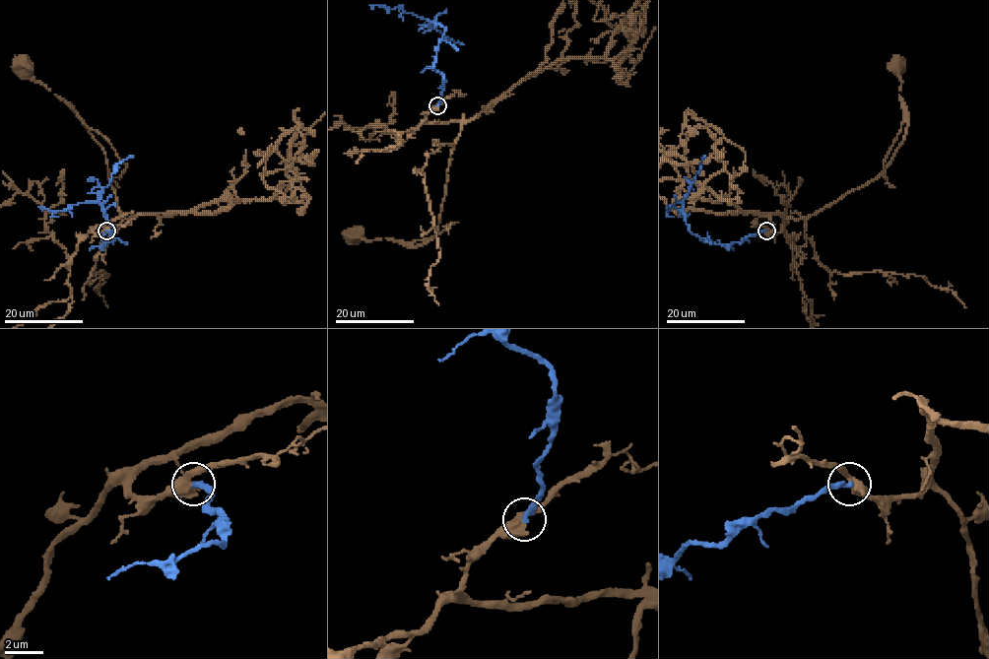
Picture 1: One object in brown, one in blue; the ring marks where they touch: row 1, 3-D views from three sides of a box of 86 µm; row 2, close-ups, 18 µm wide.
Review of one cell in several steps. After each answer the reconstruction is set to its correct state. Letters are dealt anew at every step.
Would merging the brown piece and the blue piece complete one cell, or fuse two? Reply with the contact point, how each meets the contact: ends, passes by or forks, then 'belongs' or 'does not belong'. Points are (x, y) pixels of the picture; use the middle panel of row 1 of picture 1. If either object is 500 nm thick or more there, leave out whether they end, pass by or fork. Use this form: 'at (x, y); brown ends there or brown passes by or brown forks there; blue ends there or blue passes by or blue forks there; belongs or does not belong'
at (437, 105); brown passes by; blue ends there; does not belong

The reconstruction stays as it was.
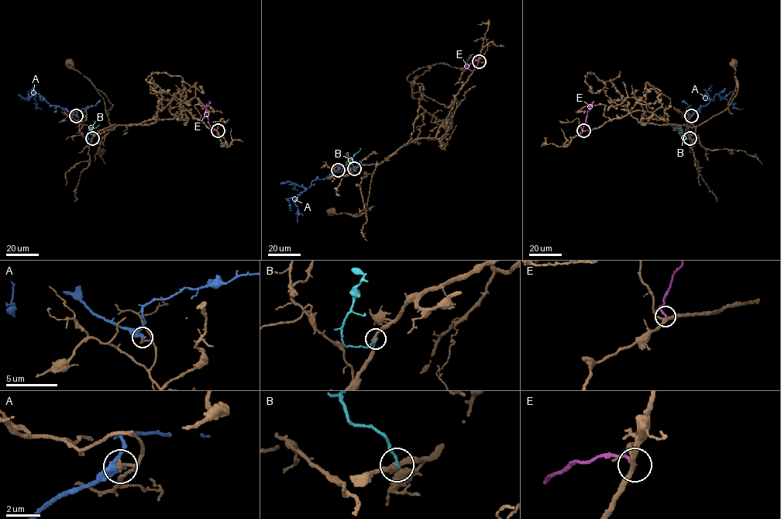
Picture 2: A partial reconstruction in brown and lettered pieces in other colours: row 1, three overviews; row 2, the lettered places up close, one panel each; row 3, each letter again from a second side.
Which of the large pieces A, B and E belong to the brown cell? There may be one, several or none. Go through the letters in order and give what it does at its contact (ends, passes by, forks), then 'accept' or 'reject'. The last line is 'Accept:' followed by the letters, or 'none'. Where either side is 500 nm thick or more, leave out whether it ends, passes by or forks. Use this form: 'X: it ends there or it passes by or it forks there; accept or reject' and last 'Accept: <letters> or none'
A: it passes by; reject
B: it ends there; reject
E: it ends there; reject
Accept: none

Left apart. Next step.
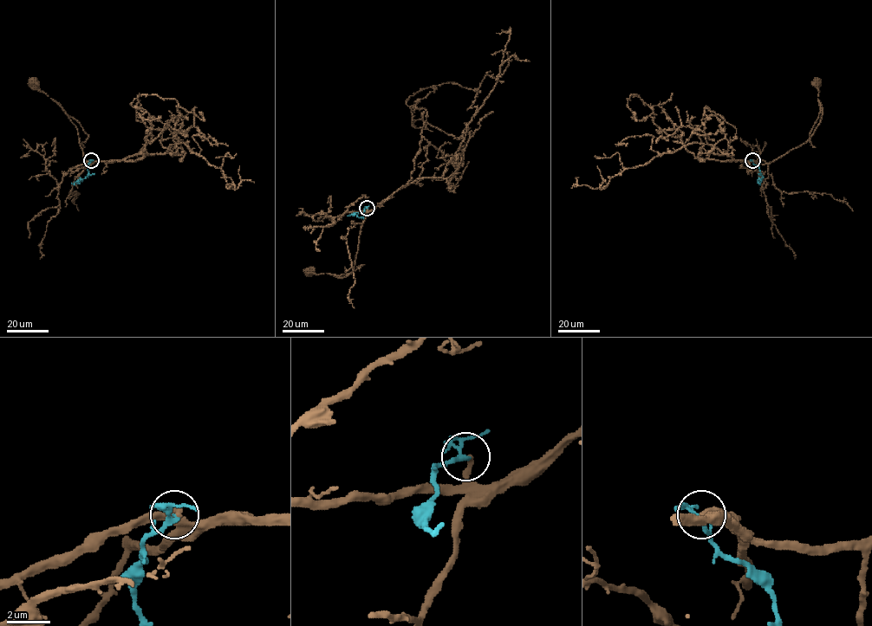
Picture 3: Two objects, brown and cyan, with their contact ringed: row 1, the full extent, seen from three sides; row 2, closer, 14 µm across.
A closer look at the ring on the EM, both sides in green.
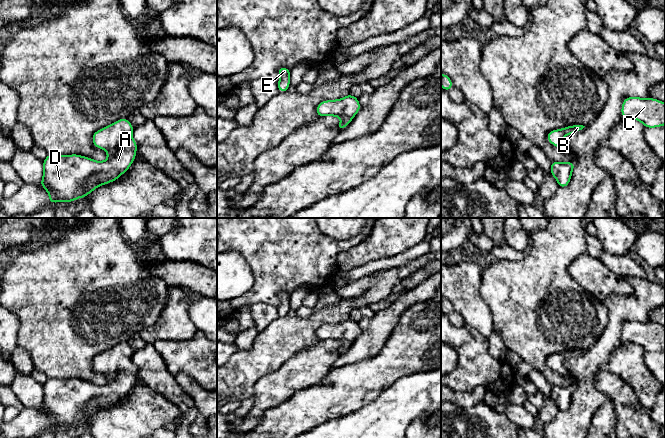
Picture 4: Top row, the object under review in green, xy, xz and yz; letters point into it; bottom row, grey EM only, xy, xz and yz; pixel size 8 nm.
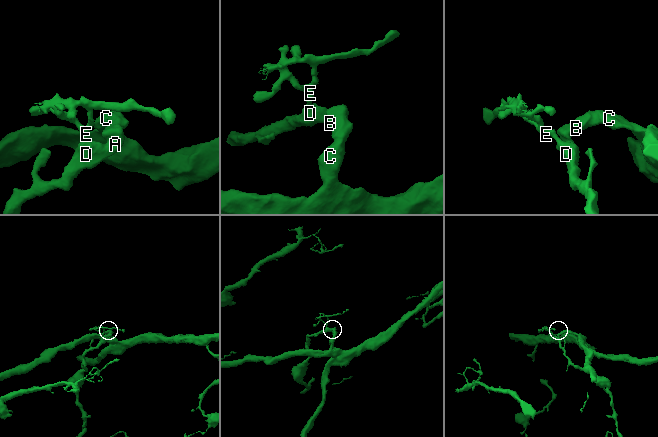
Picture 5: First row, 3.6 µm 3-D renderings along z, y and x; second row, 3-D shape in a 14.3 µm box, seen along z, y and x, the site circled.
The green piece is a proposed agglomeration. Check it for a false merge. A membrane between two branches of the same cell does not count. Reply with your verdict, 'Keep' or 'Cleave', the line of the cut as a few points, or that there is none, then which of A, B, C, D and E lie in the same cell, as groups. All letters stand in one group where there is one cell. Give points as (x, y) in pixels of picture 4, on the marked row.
Keep. No split. Groups: A B C D E

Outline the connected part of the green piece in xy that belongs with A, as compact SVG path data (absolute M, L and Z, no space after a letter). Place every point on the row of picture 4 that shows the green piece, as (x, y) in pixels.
M127 118L119 119L99 131L95 131L92 142L96 148L104 149L108 155L105 161L96 161L82 155L48 154L43 161L43 178L40 185L48 192L49 202L73 202L84 198L100 185L117 180L131 166L136 158L137 143L132 137L134 126Z

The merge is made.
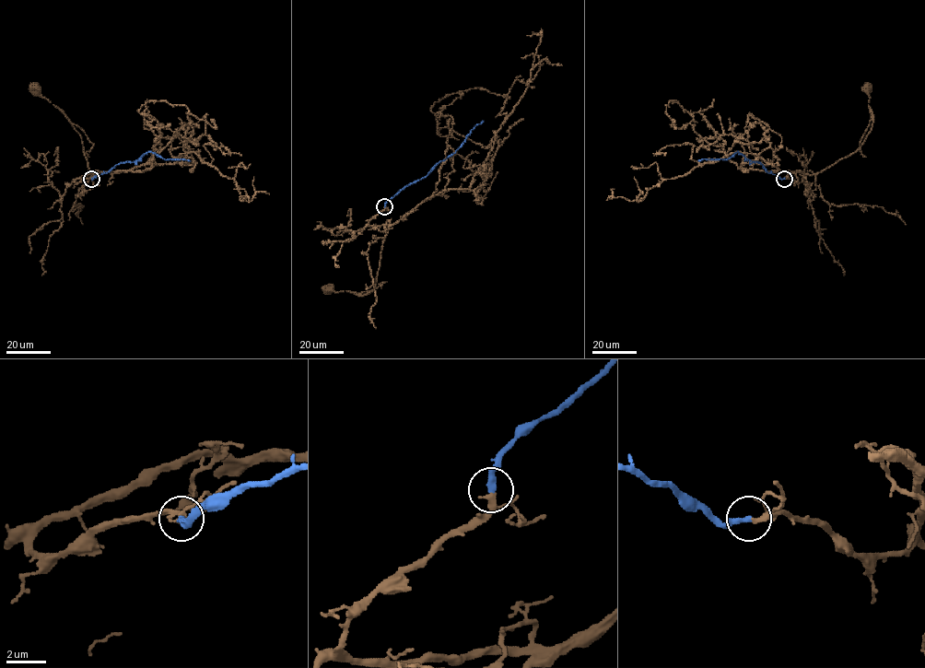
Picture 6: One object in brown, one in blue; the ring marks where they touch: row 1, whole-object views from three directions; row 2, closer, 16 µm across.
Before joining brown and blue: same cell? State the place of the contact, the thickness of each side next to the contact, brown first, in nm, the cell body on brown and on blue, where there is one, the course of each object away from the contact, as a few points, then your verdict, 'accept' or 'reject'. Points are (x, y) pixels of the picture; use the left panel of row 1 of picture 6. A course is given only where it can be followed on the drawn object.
place (91, 179); calibres 220 and 320 nm; soma brown (34, 87); soma blue none; course brown (92, 179), (76, 182), (77, 179), (96, 171), (92, 174), (89, 171), (80, 134), (64, 113), (35, 87); course blue (92, 179), (119, 163), (138, 159), (146, 152), (154, 152), (166, 159), (190, 160); accept

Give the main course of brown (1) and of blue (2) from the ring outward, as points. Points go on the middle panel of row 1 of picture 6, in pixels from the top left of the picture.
1: (385, 207), (368, 224), (389, 225), (373, 289), (363, 295), (328, 289)
2: (385, 206), (399, 192), (427, 176), (439, 161), (453, 154), (470, 132), (483, 121)

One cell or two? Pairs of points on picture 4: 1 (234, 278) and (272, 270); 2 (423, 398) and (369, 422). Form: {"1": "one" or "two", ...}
{"1": "two", "2": "one"}

